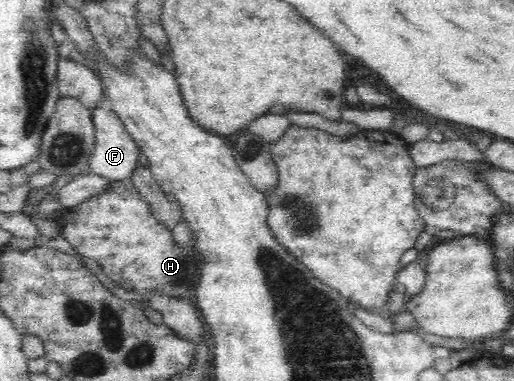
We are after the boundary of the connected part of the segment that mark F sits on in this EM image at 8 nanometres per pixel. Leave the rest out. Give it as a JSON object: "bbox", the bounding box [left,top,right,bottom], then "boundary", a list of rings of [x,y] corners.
{"bbox":[89,105,140,181],"boundary":[[[97,105],[92,109],[95,127],[95,146],[89,157],[89,172],[105,177],[110,181],[120,181],[131,178],[134,168],[139,164],[140,149],[131,135],[125,130],[123,121],[113,110],[105,110]]]}

